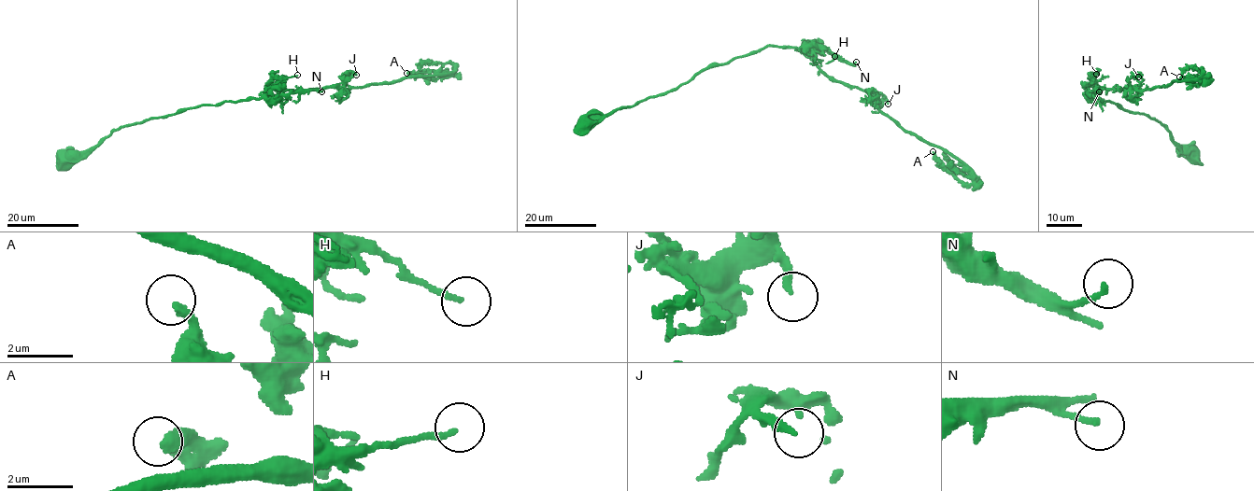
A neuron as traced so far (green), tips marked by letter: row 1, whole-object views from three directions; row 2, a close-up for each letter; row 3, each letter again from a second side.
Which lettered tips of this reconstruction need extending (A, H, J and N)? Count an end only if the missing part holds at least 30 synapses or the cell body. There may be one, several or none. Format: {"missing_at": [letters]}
{"missing_at": []}

